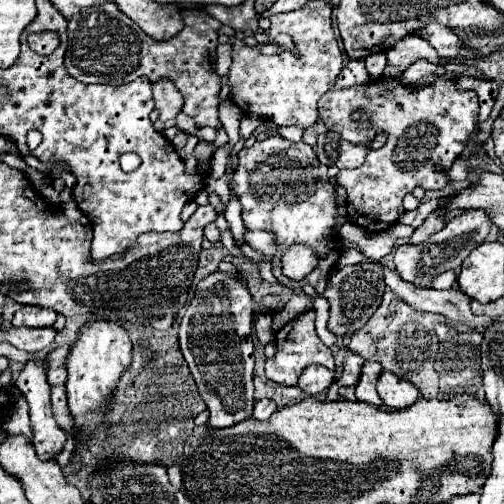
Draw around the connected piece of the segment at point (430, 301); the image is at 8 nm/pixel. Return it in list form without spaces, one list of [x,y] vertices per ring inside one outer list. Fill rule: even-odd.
[[[383,264],[383,270],[385,270],[387,288],[393,290],[395,294],[399,294],[409,306],[413,306],[417,310],[443,314],[445,318],[449,318],[453,322],[461,322],[477,332],[485,332],[487,326],[491,326],[495,322],[493,318],[487,318],[487,316],[475,316],[469,308],[469,298],[457,288],[449,288],[449,290],[419,288],[415,284],[411,286],[409,282],[401,280],[401,276],[397,276],[397,272],[387,268],[385,264]]]

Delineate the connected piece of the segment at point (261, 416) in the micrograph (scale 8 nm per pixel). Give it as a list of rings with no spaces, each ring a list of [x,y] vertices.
[[[257,400],[255,410],[253,410],[253,420],[269,420],[269,416],[277,410],[277,404],[273,400]]]

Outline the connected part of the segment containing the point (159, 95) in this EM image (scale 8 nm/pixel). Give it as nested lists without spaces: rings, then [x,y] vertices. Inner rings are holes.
[[[169,78],[153,82],[153,100],[155,100],[155,110],[159,110],[159,120],[163,122],[175,118],[183,106],[183,96]]]

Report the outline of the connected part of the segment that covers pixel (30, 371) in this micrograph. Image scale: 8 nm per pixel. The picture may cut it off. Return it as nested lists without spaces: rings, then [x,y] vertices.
[[[29,360],[19,372],[15,386],[23,392],[31,408],[31,426],[33,426],[33,444],[41,460],[51,460],[63,448],[67,436],[57,426],[51,414],[51,398],[47,384],[47,364],[45,360]]]

